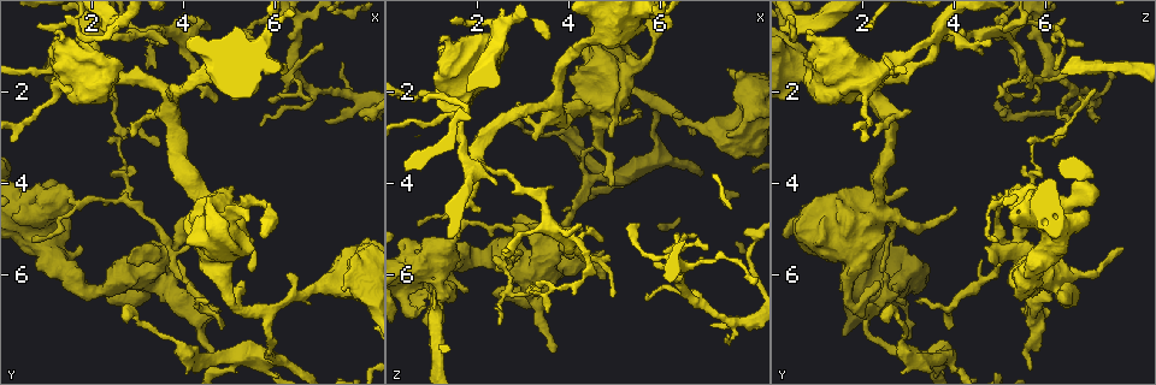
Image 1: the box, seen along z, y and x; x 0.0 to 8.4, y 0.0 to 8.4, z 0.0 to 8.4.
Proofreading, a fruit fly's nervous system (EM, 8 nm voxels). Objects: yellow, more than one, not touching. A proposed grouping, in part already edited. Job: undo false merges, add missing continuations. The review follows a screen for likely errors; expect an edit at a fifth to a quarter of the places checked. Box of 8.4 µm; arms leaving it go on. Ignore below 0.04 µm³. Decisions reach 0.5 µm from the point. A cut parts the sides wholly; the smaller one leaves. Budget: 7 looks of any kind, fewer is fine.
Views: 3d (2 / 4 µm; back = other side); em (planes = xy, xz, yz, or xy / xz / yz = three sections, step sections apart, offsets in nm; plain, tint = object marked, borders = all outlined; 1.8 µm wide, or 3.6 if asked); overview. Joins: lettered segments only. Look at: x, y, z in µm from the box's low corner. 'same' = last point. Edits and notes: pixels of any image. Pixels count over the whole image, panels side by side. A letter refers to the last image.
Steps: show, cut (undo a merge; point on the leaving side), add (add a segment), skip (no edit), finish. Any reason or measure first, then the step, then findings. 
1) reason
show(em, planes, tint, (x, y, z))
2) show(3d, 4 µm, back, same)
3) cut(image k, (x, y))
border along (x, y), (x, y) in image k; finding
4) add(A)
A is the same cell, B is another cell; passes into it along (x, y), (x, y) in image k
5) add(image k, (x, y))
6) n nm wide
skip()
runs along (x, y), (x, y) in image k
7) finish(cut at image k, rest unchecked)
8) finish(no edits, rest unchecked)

an open end
show(3d, 2 µm, (5.90, 2.25, 5.70))

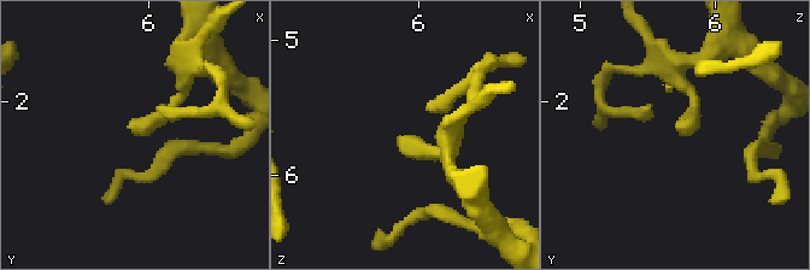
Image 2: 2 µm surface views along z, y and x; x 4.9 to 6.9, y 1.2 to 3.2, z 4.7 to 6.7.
now the EM
show(em, planes, tint, (5.88, 2.24, 5.72))

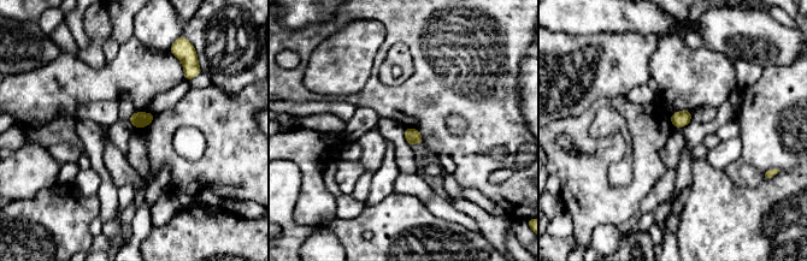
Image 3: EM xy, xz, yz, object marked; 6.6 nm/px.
what lies round it
show(em, planes, borders, same)

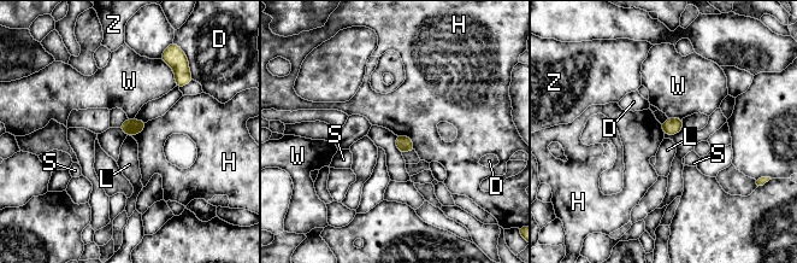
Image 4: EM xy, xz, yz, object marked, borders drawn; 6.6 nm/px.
skip()
D, H, L, S, W and Z are other cells; none of them fits

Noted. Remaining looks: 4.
an open end
show(3d, 2 µm, (4.80, 6.75, 6.10))

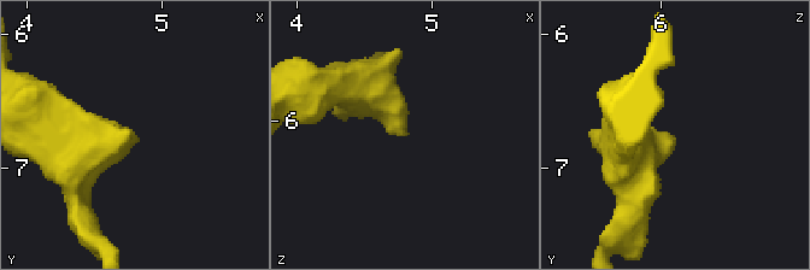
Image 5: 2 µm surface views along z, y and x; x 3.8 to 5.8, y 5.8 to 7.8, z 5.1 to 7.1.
need the tissue
show(em, planes, borders, (4.76, 6.80, 6.10))

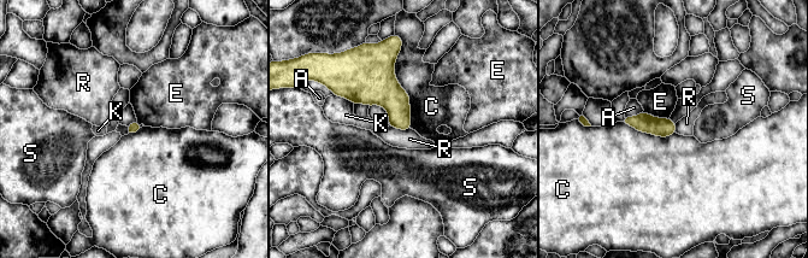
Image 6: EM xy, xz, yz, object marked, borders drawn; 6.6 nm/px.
skip()
A, C, E, K, R and S are other cells; border along (389, 124), (400, 129), (410, 129) in image 6; none of them fits

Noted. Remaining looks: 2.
calibre changes
show(3d, 2 µm, (1.10, 5.30, 6.05))

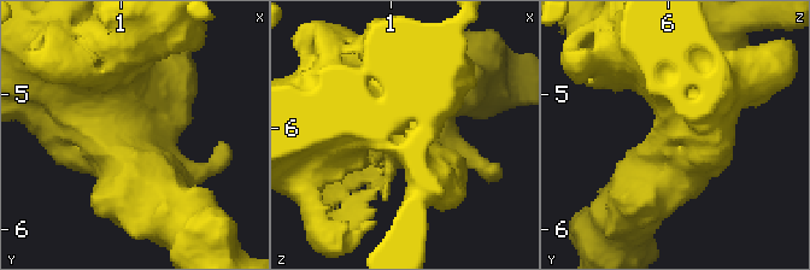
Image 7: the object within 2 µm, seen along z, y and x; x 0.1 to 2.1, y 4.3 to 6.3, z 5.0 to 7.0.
shape alone is not enough
show(em, planes, borders, same)

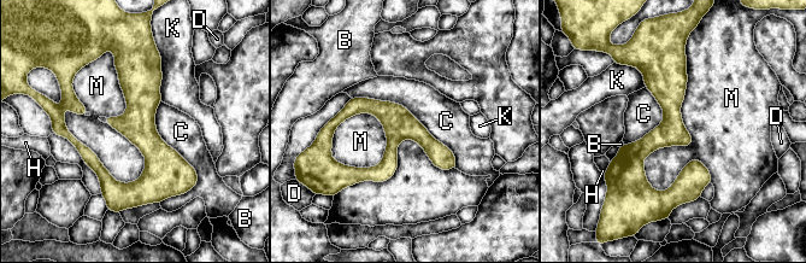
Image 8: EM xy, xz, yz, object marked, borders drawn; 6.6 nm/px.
190 nm wide
skip()
B, C, D, H, K and M are other cells; runs along (129, 56), (153, 147), (141, 200) in image 8; one neuron here

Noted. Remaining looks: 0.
finish(no edits, rest unchecked)

